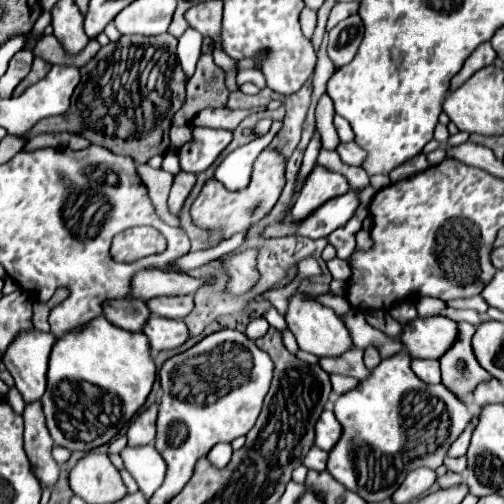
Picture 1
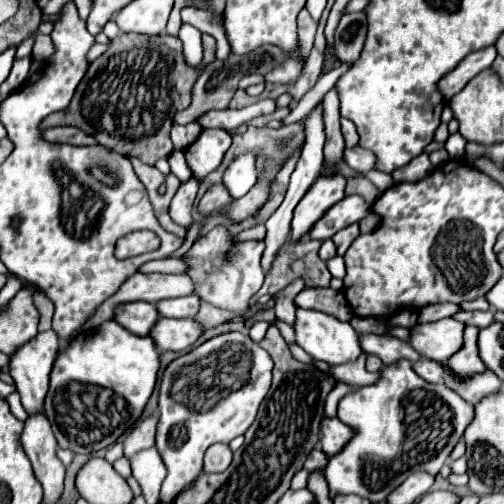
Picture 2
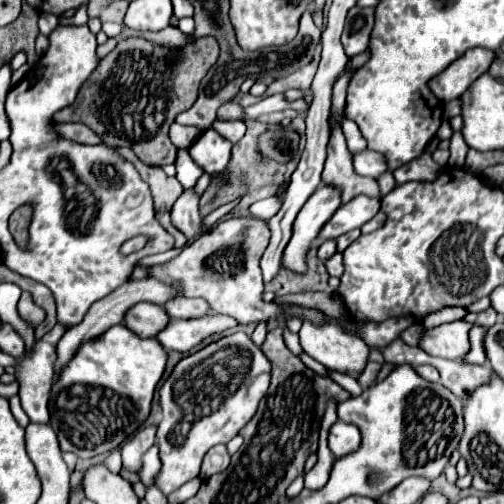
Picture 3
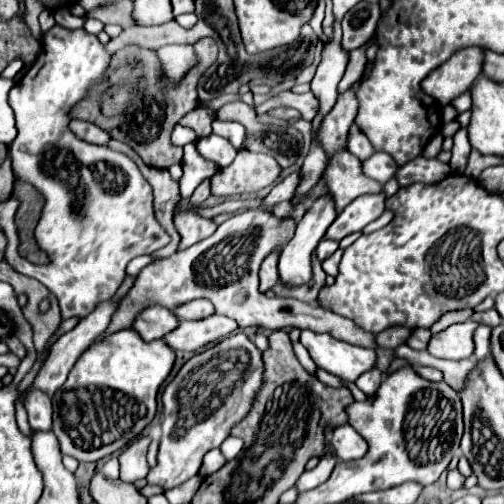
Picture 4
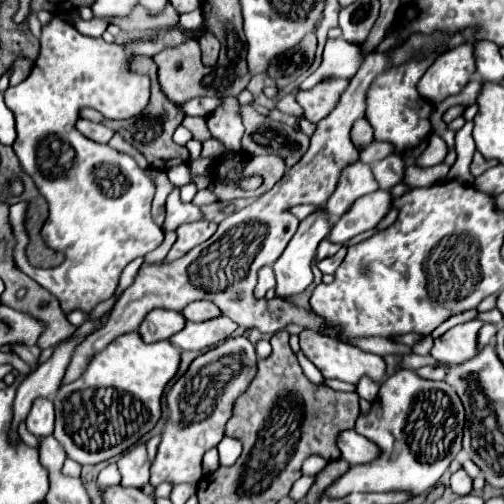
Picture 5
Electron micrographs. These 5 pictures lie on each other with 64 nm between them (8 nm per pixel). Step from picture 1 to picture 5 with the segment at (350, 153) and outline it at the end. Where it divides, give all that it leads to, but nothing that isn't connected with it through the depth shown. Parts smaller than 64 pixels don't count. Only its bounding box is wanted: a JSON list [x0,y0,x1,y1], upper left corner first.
[372,154,406,190]

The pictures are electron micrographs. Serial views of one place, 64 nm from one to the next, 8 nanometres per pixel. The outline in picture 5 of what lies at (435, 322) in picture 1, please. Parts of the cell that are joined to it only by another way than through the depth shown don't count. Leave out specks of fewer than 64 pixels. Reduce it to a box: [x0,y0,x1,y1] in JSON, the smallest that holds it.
[432,318,484,364]

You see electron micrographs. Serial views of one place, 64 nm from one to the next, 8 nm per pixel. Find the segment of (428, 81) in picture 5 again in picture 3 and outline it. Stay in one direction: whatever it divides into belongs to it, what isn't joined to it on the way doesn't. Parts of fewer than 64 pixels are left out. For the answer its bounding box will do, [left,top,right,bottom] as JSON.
[428,48,496,102]

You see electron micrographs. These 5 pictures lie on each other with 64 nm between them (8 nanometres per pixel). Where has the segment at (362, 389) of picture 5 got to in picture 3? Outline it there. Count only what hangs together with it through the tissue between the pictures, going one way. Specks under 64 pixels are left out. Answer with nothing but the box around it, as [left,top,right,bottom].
[358,362,380,388]

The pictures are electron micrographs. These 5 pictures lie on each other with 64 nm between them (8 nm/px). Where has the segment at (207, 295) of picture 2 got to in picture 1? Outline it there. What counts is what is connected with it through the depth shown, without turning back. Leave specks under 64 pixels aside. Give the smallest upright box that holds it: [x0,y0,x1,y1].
[224,248,260,296]

